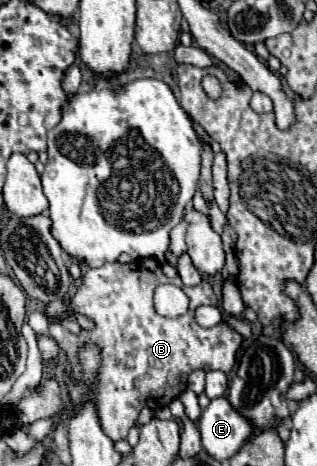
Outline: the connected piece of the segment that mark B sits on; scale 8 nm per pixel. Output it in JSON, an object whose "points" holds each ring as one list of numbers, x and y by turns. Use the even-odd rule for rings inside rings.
{"points":[[145,258,145,260,137,260,131,264,121,264,121,262,113,262,113,264,103,264,99,268,89,268,83,278,81,278,81,286,77,290,77,294,73,296,73,308,79,314,85,314,89,318,93,318,97,322,97,328,93,332,81,332,81,336,73,336,69,330,65,330,63,326,49,326,49,334,59,342,61,350,67,354,69,362,71,362,71,370,75,374,75,386,71,386,69,390,69,400,67,400,67,416,71,418,71,410,75,410,75,406,79,406,79,402,83,402,83,398,91,398,91,402,95,402,95,408,99,410,99,422,103,426,103,432,113,440,127,440,129,430,135,426,135,420,139,416,139,412,147,406,147,402,155,402,155,404,169,404,175,396,179,396,185,390,187,384,187,376,201,368,201,370,221,370,225,374,231,372,233,364,235,364,235,356,237,350,241,348,243,336,233,330,227,322,215,326,215,328,201,328,193,314,199,306,203,304,217,304,215,292,211,288,209,282,201,282,199,286,183,286,181,278,173,278,169,280,167,276,163,276,159,262,153,258],[161,282,171,282,183,288,183,292,189,296,191,306,183,316,177,318,163,318,155,312,153,308,153,290,161,284],[87,346,95,346,99,348,101,354,101,364,97,368,95,380,93,382,83,382,81,380,81,370,83,366,79,366,79,354,83,348]]}

